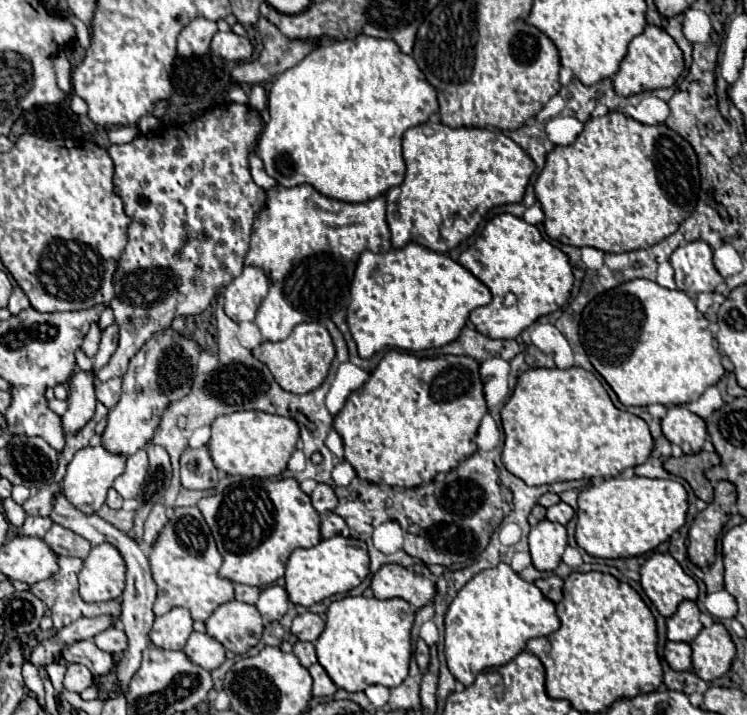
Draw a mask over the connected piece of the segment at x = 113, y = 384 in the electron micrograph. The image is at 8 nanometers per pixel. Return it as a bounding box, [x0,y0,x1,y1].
[95,378,121,410]

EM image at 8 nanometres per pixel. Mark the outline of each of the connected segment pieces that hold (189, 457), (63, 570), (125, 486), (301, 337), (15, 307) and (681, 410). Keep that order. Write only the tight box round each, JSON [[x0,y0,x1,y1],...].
[[181,448,219,490],[31,556,121,628],[113,450,147,498],[253,322,335,394],[9,286,31,314],[661,406,707,454]]

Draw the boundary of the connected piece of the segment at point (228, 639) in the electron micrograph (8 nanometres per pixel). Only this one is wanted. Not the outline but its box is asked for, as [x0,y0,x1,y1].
[205,602,263,654]

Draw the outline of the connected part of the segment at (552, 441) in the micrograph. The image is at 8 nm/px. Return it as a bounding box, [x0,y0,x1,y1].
[501,366,653,486]

